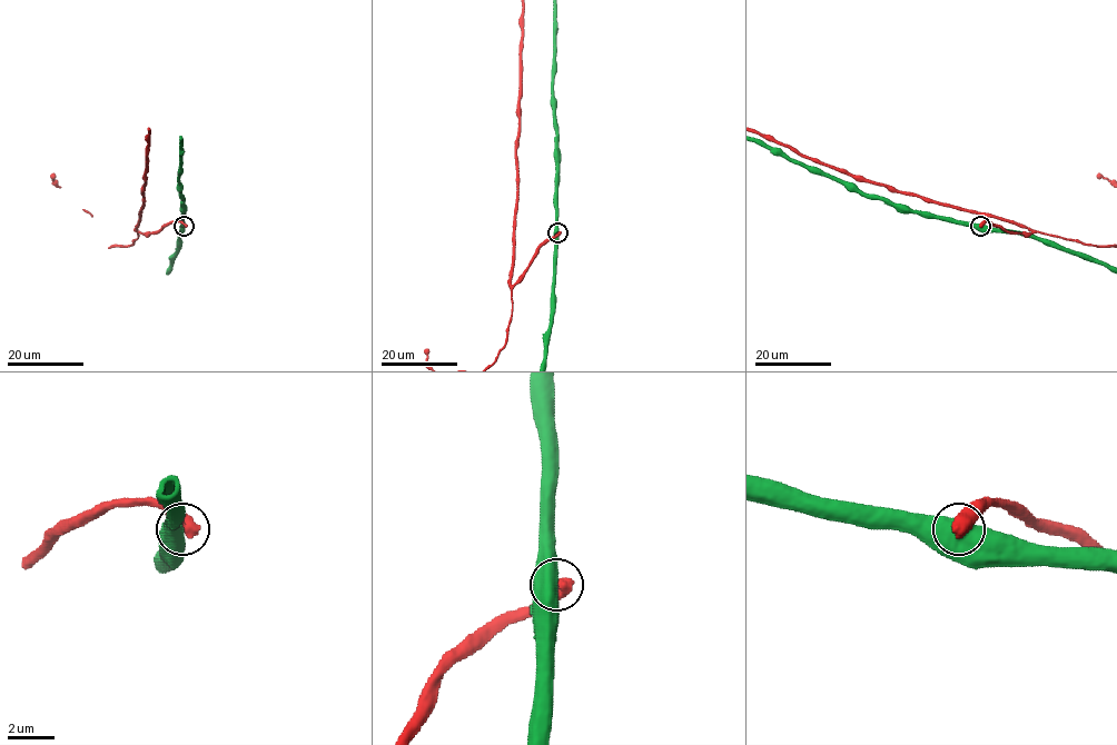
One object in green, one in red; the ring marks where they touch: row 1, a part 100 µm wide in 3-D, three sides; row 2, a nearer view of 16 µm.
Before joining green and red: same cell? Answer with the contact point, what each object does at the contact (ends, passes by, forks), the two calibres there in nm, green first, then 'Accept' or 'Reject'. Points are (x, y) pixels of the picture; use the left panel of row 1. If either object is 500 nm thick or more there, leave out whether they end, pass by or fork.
Place: (184, 226). Thickness 800 nm (green) against 460 nm. Reject

